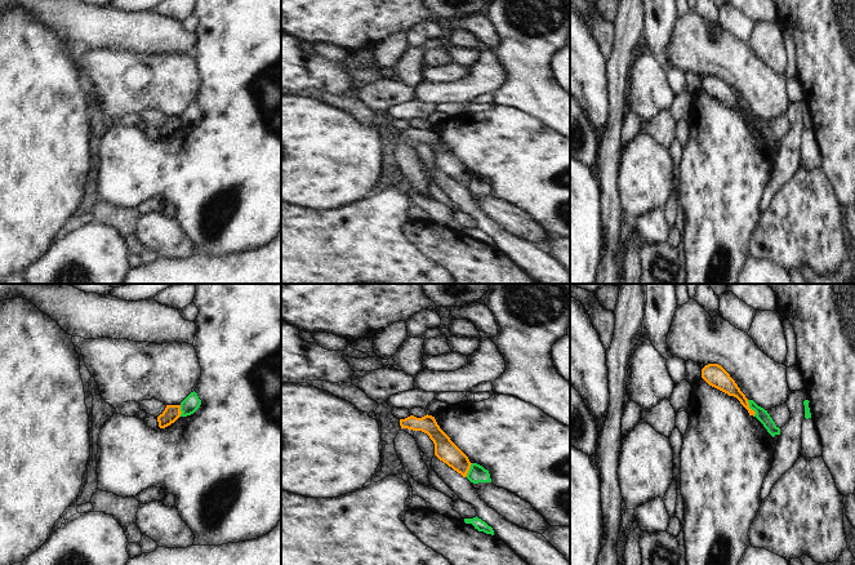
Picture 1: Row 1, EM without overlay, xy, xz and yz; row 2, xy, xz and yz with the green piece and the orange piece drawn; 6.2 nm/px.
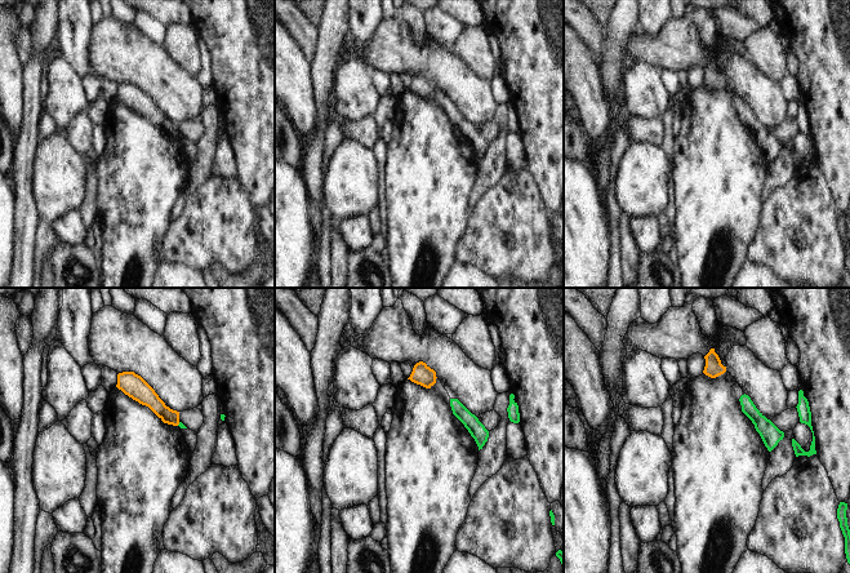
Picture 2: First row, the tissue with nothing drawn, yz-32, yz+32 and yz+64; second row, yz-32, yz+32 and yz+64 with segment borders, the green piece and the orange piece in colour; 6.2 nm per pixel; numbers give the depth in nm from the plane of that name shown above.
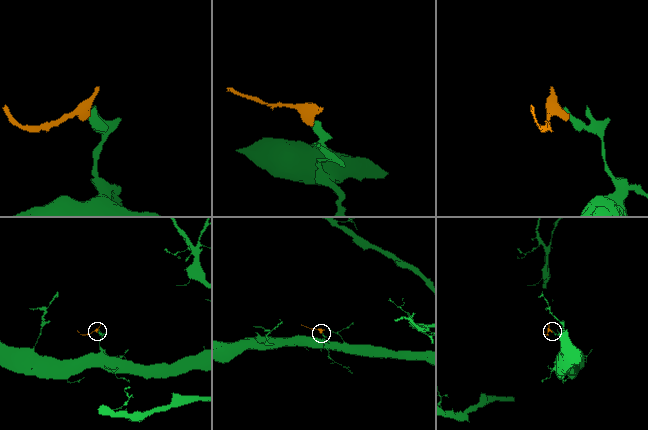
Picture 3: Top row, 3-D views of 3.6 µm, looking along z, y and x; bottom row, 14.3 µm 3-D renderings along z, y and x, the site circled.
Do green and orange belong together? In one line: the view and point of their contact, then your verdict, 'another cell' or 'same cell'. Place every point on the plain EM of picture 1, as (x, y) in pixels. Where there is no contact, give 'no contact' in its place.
contact yz (751, 119); another cell

